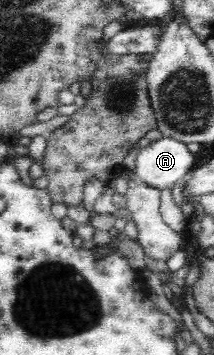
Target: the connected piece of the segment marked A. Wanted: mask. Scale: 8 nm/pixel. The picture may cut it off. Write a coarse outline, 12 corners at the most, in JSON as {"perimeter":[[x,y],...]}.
{"perimeter":[[163,137],[140,148],[134,174],[171,189],[194,168],[183,142]]}

